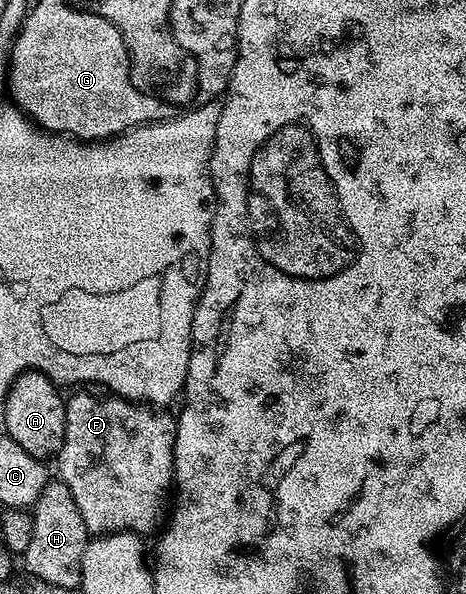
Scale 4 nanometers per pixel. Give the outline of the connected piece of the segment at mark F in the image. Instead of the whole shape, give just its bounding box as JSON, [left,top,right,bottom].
[57,390,176,534]

